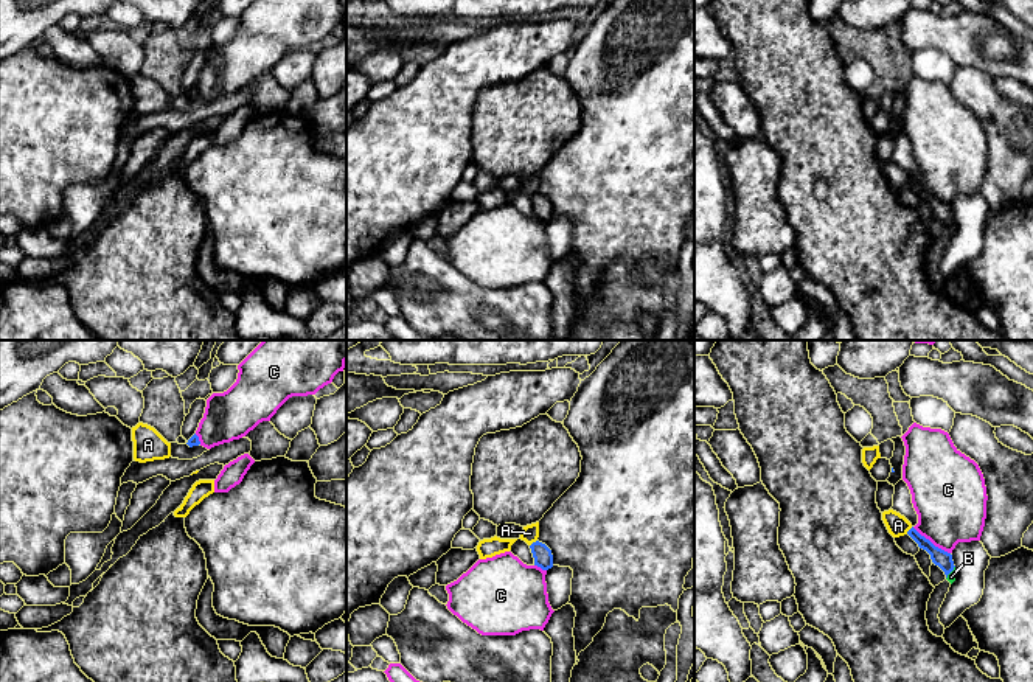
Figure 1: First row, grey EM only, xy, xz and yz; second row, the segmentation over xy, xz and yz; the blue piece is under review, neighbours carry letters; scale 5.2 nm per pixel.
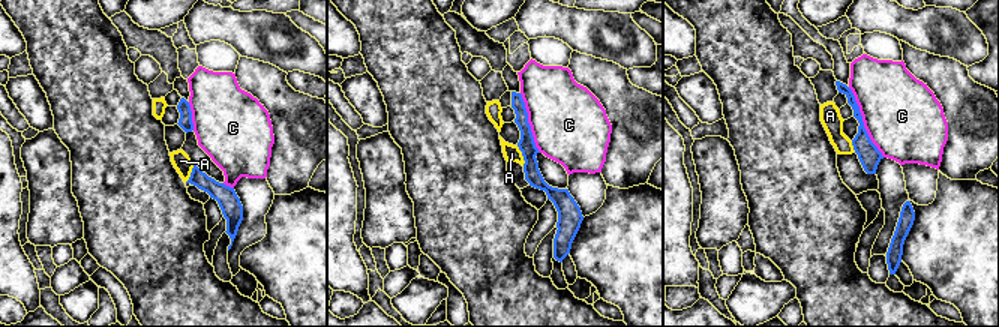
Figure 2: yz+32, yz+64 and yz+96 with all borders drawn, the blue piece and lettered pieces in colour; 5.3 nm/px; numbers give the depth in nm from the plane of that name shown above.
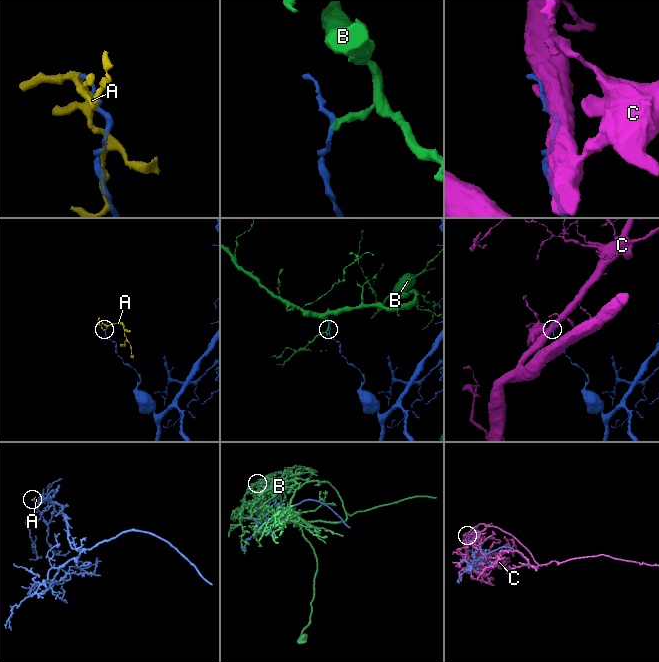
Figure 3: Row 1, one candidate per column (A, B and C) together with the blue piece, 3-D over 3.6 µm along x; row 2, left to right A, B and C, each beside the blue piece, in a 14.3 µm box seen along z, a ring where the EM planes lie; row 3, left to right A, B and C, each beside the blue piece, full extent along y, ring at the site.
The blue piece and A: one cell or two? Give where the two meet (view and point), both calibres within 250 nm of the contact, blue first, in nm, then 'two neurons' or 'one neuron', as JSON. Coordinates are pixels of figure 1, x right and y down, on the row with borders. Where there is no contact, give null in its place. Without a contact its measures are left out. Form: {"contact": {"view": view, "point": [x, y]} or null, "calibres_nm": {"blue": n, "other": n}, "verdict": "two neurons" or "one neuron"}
{"contact": {"view": "xz", "point": [533, 542]}, "calibres_nm": {"blue": 100, "other": 90}, "verdict": "two neurons"}

